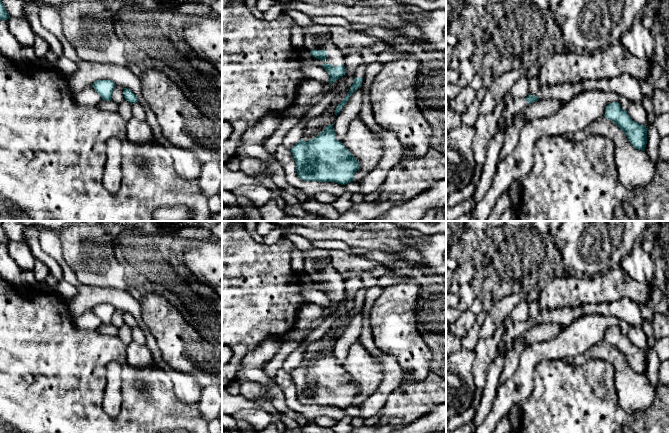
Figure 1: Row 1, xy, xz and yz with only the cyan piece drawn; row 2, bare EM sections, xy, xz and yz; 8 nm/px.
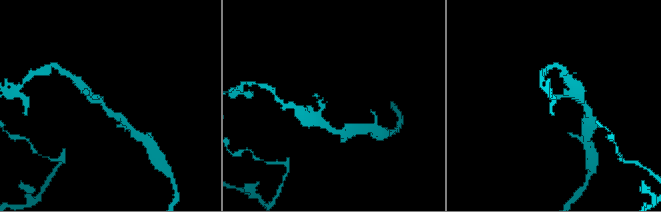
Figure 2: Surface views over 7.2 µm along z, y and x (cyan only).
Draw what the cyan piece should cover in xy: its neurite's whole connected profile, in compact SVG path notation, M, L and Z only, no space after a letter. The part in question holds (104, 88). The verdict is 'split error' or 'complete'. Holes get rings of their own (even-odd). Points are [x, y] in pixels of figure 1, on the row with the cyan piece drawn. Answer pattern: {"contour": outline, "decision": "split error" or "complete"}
{"contour": "M98 80L92 84L95 91L101 96L102 100L111 100L115 83L111 80Z", "decision": "complete"}

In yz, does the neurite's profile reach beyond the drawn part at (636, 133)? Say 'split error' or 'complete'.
complete

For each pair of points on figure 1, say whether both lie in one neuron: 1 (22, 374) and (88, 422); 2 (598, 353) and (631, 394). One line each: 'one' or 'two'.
1: one
2: one

